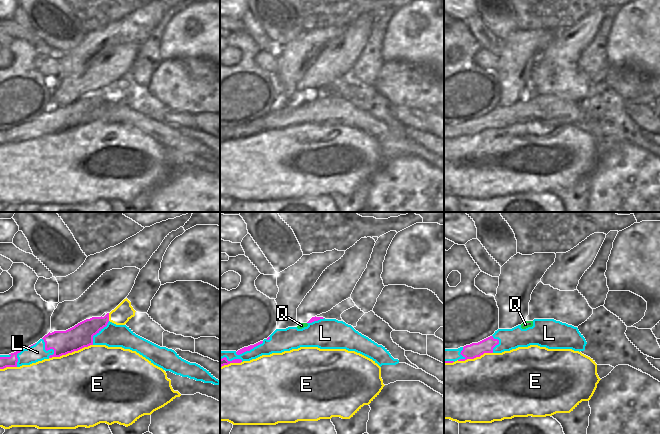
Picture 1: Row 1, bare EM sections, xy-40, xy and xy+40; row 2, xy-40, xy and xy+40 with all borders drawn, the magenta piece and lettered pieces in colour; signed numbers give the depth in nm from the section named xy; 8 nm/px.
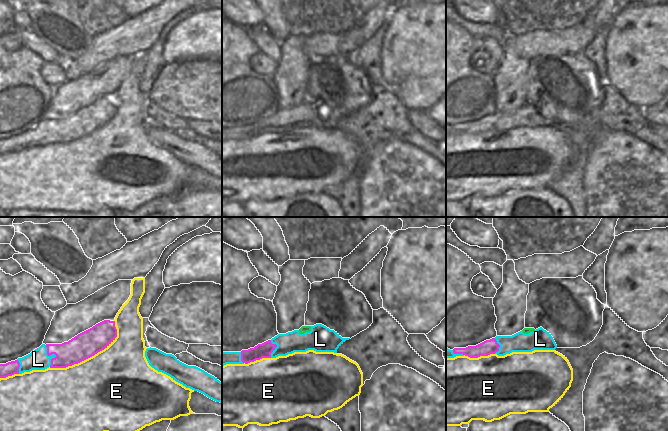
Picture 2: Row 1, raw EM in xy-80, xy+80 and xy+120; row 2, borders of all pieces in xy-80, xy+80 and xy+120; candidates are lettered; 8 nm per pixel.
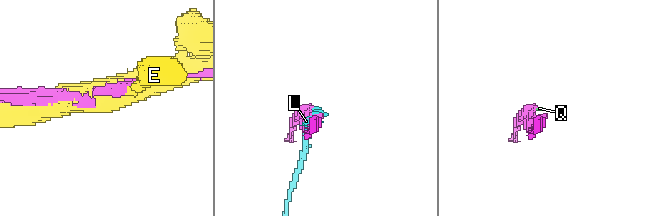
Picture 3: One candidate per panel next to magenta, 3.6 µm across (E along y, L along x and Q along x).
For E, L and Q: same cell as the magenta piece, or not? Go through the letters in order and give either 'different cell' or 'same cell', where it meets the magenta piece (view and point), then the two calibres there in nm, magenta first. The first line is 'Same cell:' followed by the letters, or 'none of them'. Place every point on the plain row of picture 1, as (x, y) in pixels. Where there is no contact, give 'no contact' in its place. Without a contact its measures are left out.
Same cell: none of them
E: different cell; contact xy-40 (70, 128); calibres 190 and 500 nm
L: different cell; contact xy (249, 126); calibres 40 and 160 nm
Q: different cell; no contact

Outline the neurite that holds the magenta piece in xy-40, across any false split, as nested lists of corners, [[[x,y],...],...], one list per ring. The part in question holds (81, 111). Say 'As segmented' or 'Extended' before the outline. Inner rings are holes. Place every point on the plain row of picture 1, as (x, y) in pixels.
As segmented. [[[109,89],[104,93],[86,95],[66,107],[49,108],[42,114],[45,126],[54,126],[54,130],[49,134],[60,133],[93,121],[93,112],[106,103],[108,98]]]

